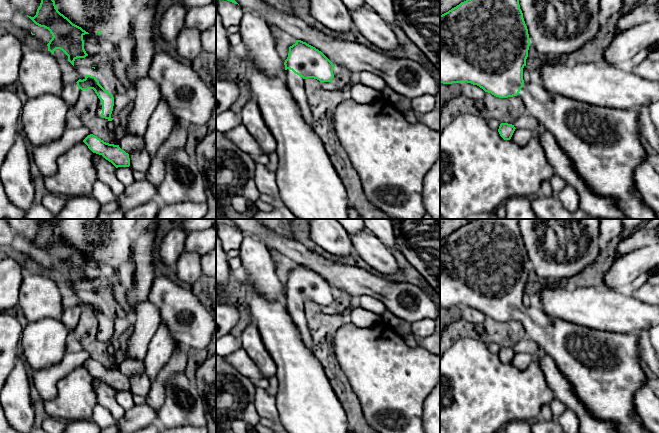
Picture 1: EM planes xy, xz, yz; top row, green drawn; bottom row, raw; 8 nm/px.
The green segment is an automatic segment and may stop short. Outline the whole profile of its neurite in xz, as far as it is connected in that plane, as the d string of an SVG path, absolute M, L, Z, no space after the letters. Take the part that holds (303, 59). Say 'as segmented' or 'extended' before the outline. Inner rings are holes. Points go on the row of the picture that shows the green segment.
extended; M296 40L289 47L284 65L286 85L300 107L304 120L312 125L312 113L305 93L306 79L314 78L321 83L331 82L335 66L321 51L301 40Z

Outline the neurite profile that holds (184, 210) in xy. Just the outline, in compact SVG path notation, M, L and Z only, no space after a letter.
M180 202L173 205L160 204L155 219L203 219L207 213L207 203Z

